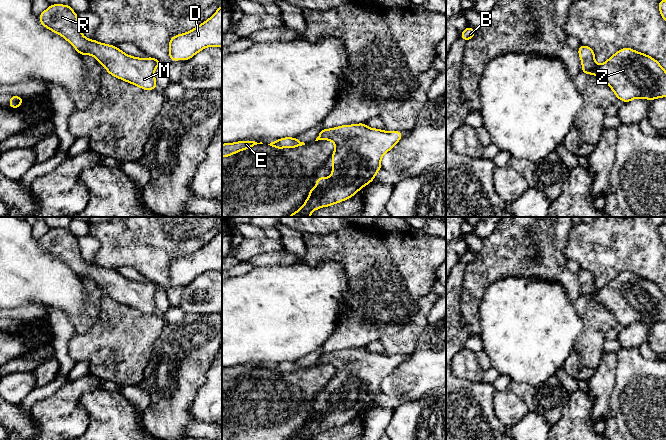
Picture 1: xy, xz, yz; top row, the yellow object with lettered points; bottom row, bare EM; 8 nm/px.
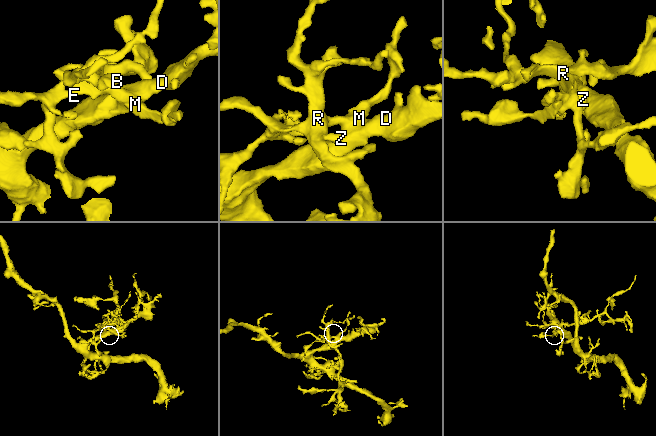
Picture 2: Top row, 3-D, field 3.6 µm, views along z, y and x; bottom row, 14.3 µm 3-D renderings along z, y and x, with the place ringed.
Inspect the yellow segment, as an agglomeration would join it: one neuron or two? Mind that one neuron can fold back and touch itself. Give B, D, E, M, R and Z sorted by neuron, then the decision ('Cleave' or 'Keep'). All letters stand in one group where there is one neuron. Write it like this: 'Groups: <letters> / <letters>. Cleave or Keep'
Groups: B D E M R Z. Keep

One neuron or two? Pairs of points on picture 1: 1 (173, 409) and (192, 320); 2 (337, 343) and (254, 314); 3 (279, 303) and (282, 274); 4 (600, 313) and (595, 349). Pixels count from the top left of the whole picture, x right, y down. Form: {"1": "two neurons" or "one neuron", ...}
{"1": "one neuron", "2": "two neurons", "3": "one neuron", "4": "one neuron"}

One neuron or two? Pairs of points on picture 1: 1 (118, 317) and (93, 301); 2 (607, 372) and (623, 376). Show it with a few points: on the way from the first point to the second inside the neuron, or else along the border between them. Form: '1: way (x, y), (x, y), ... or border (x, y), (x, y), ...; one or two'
1: border (106, 295), (101, 298), (100, 312); two
2: border (616, 353), (616, 382), (609, 397); two

